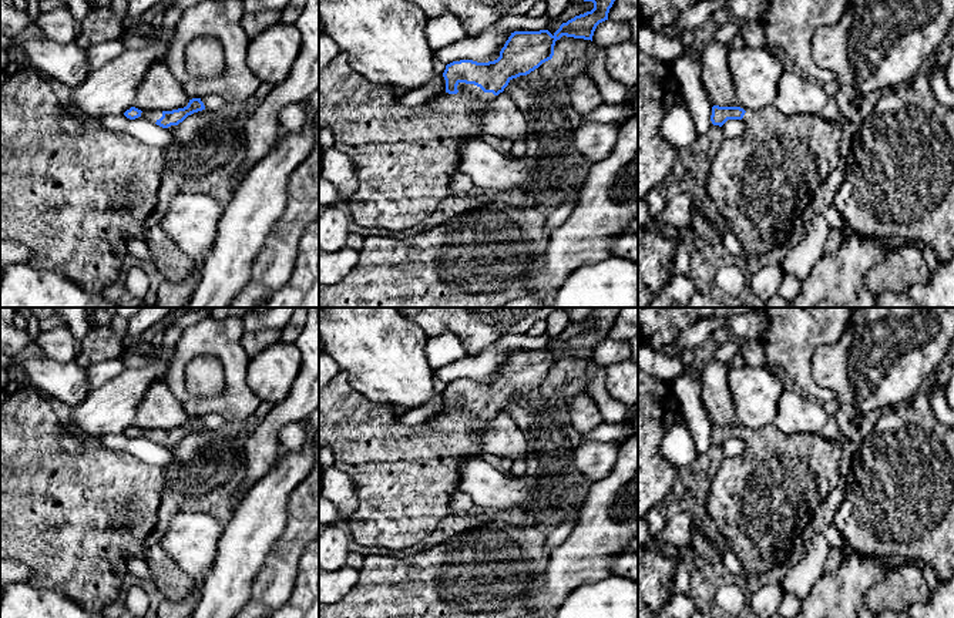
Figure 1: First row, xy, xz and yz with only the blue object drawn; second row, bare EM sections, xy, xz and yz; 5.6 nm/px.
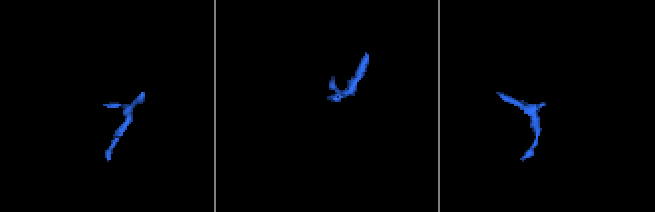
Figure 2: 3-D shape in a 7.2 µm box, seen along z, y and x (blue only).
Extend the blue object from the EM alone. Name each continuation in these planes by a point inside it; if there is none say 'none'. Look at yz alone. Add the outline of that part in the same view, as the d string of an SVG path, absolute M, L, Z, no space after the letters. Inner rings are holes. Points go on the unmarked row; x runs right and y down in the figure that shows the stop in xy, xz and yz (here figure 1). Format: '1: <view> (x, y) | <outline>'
1: yz (761, 501) | M773 424L748 429L745 451L725 457L711 483L706 510L712 527L726 538L755 584L758 577L785 562L796 540L804 537L814 510L840 480L842 443L822 434L785 434Z

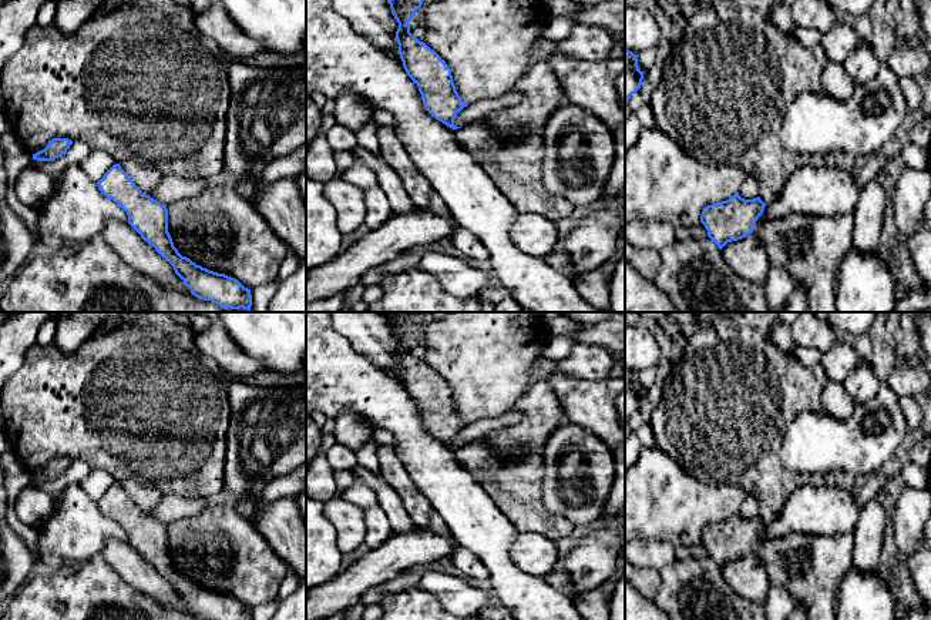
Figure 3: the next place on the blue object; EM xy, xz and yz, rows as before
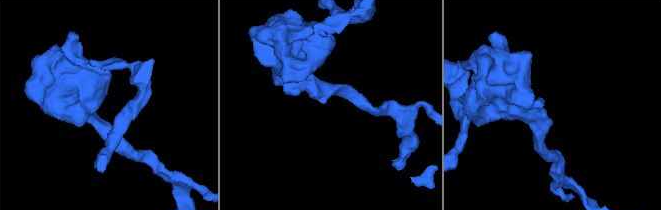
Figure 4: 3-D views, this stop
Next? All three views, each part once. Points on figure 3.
none

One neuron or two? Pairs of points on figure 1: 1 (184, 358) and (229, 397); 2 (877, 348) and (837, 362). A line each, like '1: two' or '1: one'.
1: one
2: one

